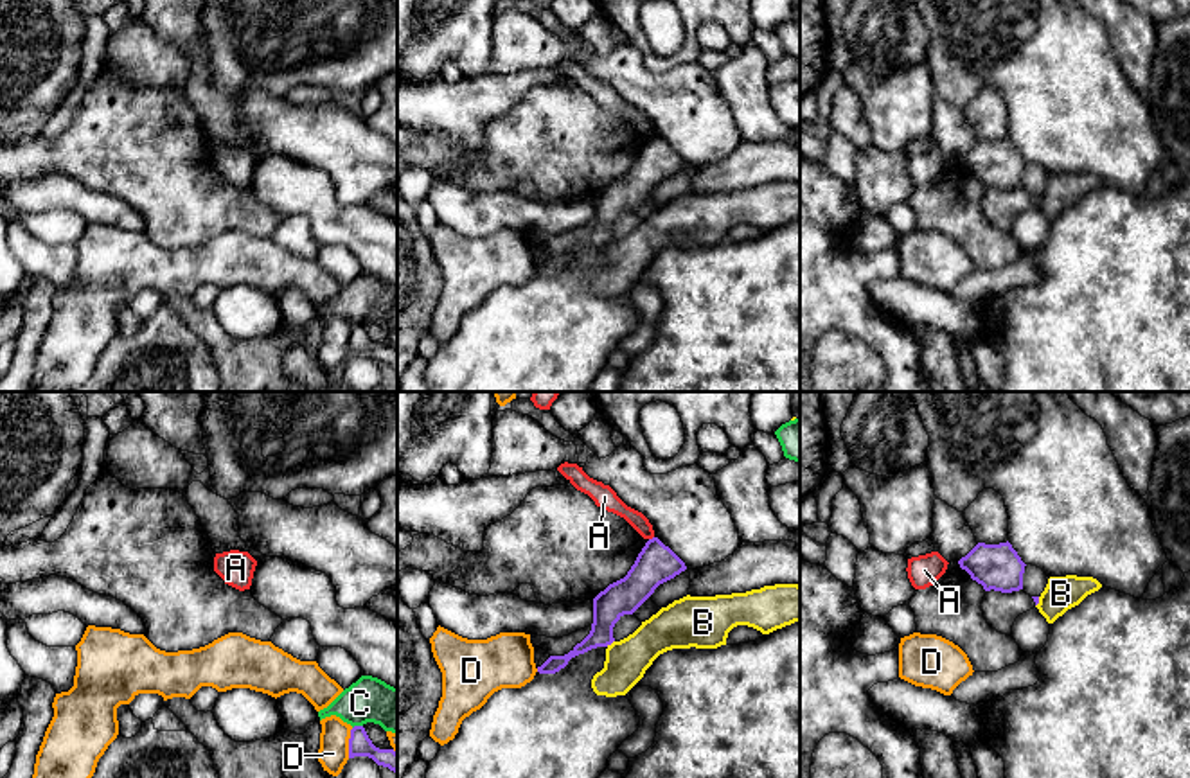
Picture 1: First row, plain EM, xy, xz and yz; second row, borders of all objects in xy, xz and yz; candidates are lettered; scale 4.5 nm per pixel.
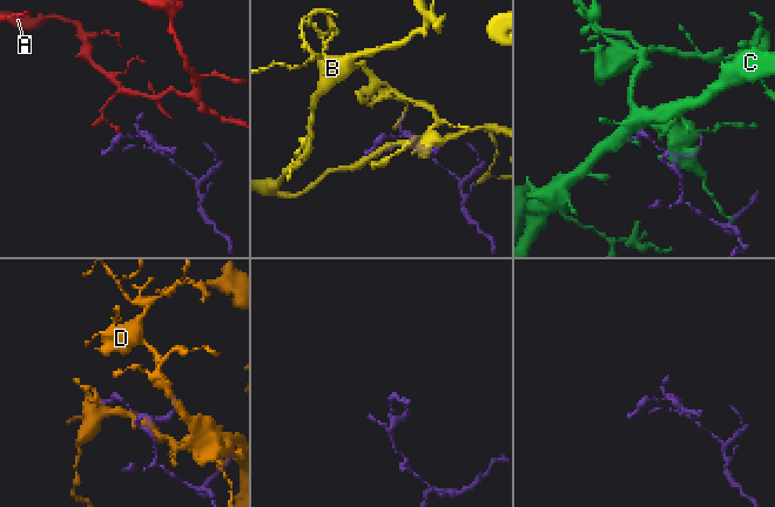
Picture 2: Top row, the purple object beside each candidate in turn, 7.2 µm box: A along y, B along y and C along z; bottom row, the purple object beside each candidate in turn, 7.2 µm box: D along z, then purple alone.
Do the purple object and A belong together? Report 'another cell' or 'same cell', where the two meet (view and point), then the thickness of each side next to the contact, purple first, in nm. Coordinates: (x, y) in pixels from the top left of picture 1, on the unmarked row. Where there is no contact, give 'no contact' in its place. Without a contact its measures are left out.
another cell | xz (653, 135) | 180/90 nm

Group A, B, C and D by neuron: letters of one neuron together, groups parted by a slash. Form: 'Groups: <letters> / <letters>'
Groups: A / B / C / D

